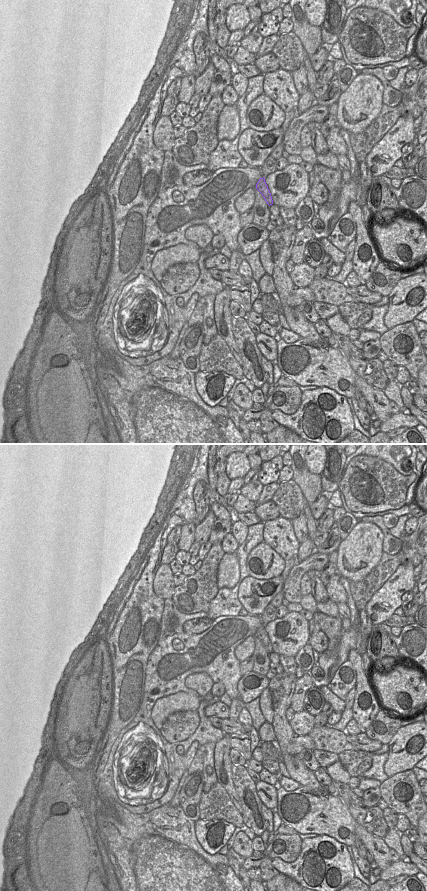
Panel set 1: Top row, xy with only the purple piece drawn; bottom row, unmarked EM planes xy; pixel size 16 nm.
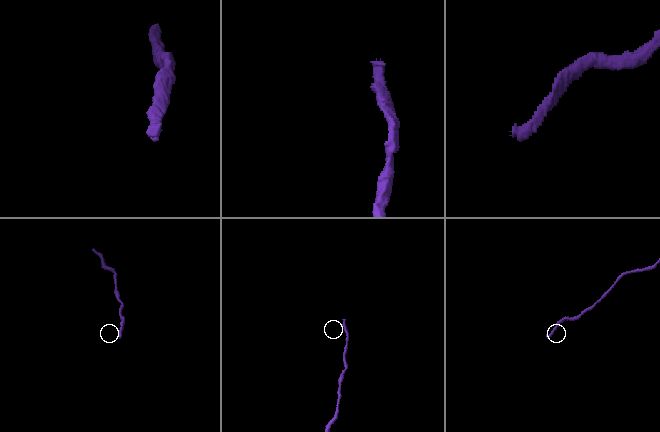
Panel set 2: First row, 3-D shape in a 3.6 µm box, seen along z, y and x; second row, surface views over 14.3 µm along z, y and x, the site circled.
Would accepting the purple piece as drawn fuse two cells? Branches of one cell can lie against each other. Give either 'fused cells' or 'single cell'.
single cell

